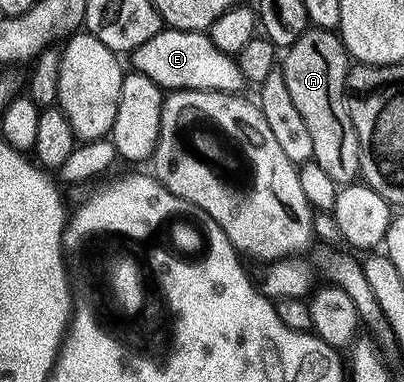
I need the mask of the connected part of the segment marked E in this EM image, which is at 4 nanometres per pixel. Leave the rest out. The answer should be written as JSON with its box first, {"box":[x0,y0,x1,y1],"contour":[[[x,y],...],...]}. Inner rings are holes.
{"box":[133,27,245,95],"contour":[[[176,27],[161,29],[145,45],[133,53],[134,70],[140,71],[149,81],[162,87],[164,92],[173,91],[223,91],[226,95],[242,92],[245,80],[239,68],[238,58],[227,55],[213,45],[207,31],[182,31]]]}

